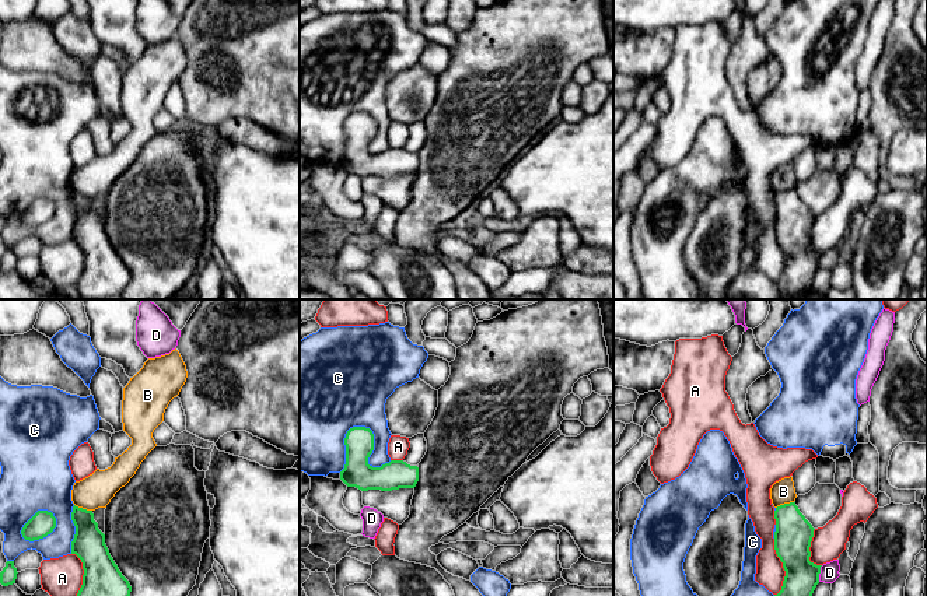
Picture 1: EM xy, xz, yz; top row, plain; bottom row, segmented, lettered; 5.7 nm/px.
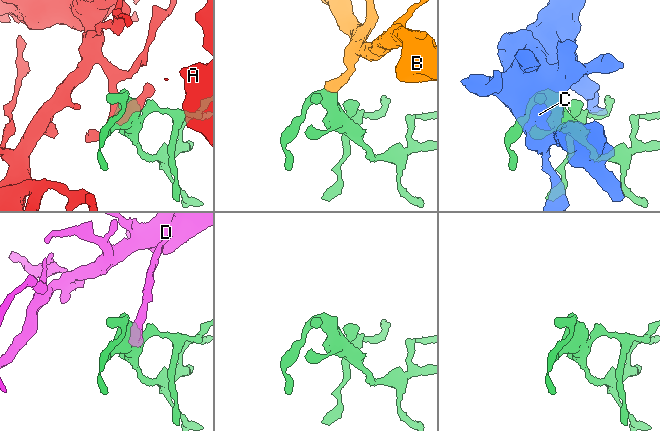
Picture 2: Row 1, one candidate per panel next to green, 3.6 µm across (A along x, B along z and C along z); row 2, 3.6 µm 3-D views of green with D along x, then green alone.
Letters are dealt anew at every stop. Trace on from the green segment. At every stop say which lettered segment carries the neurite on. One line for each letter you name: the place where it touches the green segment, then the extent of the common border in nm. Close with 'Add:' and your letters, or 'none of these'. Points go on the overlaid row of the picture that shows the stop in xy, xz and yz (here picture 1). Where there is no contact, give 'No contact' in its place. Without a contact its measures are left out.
Add: none of these

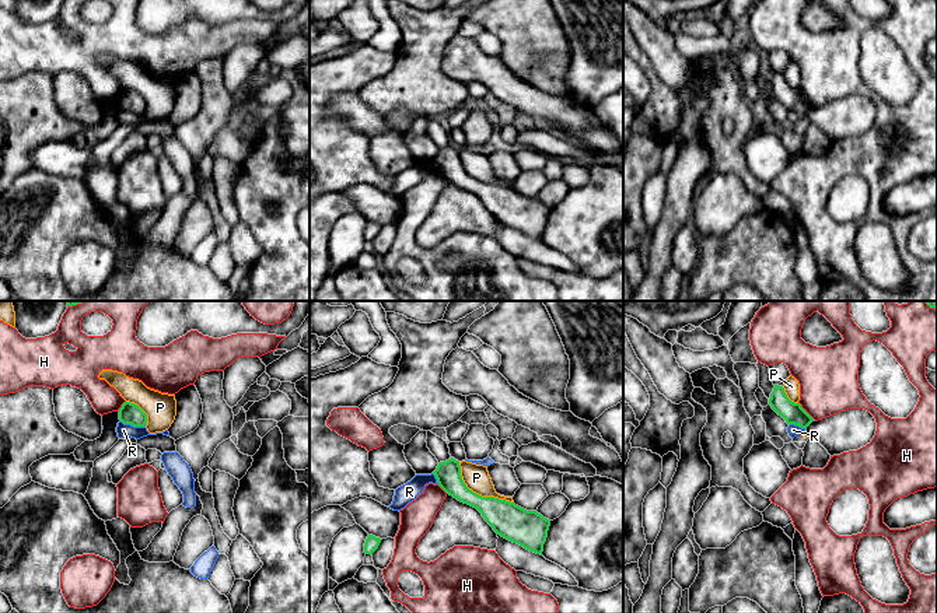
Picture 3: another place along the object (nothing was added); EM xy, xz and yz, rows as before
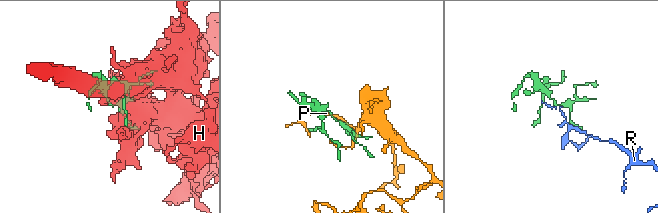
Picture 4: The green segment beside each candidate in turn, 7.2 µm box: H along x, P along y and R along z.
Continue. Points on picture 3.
Add: none of these

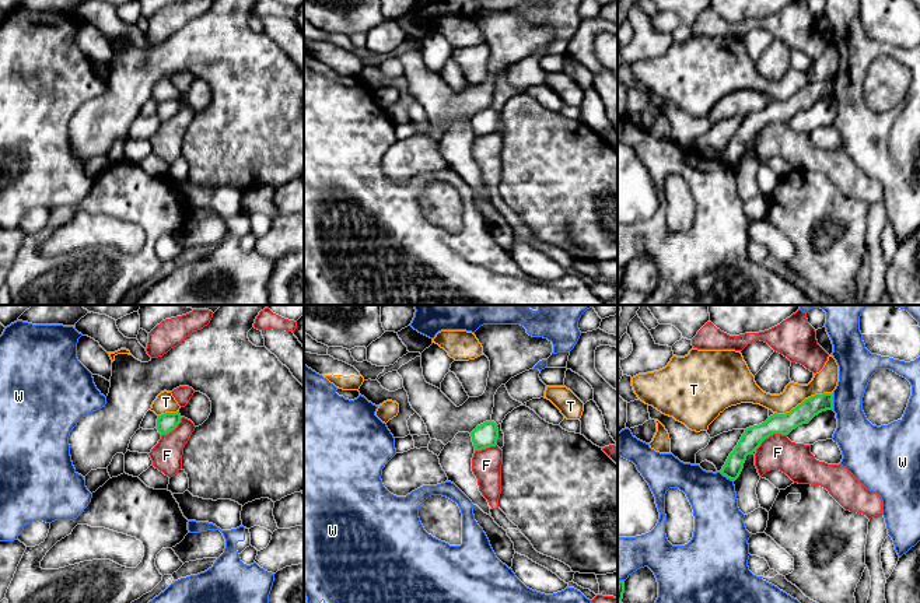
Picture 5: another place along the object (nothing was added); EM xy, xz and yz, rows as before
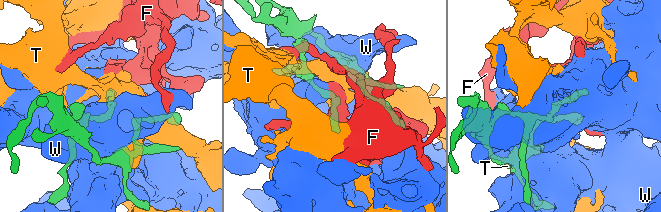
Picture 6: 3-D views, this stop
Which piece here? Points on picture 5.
Add: none of these

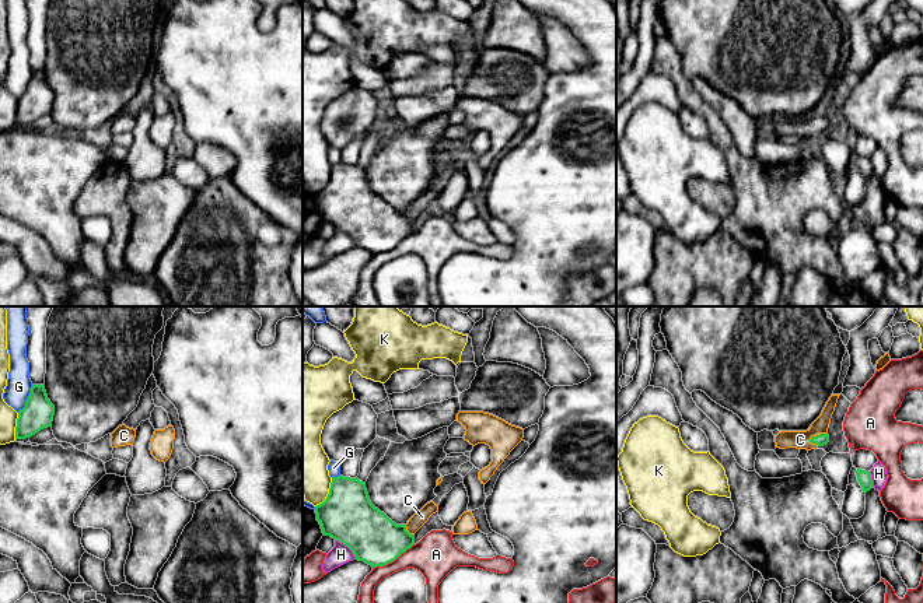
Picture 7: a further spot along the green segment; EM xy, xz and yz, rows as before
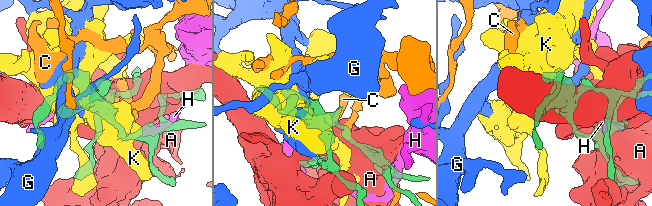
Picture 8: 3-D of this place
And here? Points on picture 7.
C: Touches green at yz (817, 435). Shared border 120 nm
Add: C

